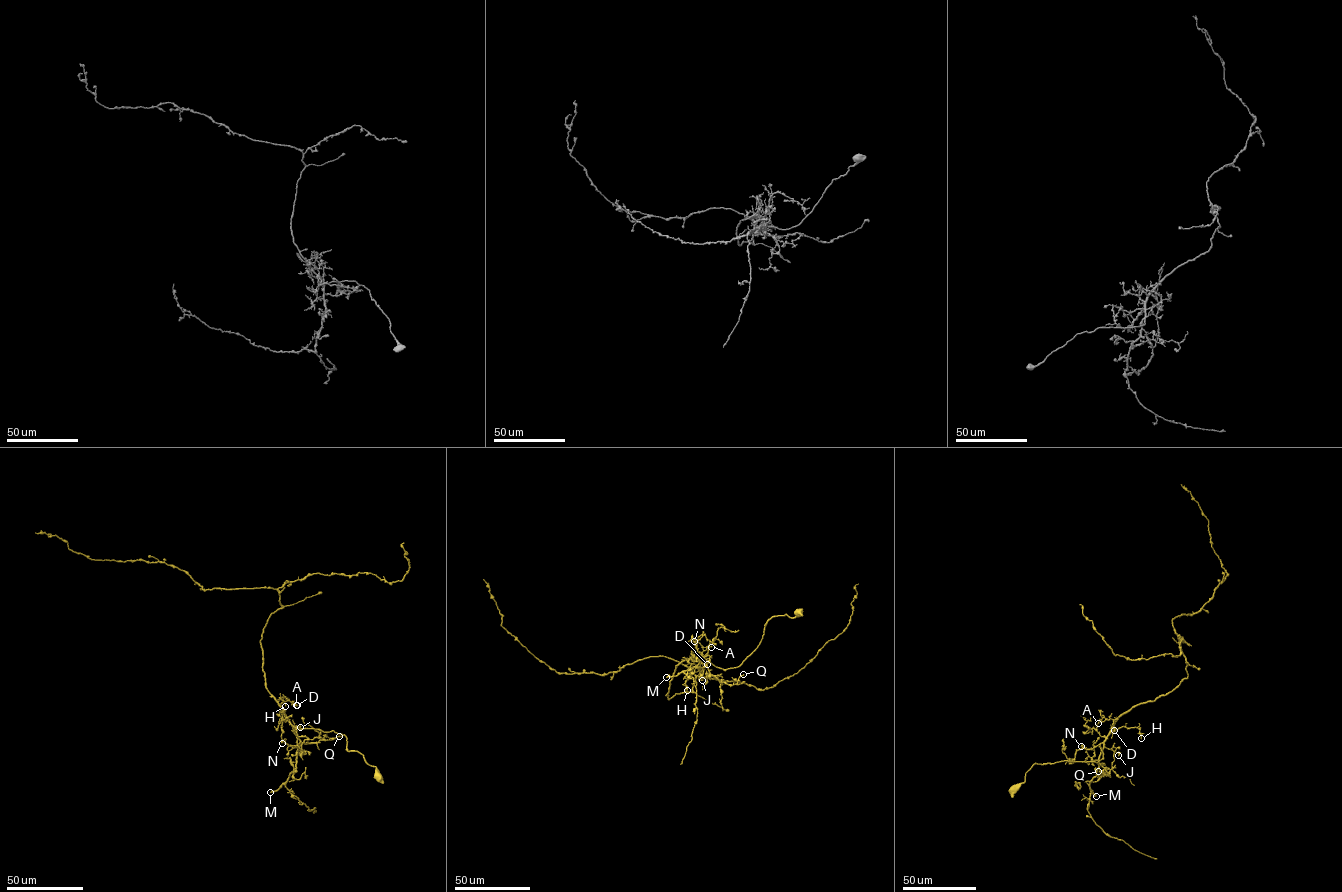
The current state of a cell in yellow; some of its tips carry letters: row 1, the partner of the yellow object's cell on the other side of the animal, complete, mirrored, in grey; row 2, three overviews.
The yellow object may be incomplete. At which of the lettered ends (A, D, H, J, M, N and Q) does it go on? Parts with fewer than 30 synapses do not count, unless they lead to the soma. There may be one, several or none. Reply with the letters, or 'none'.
M

